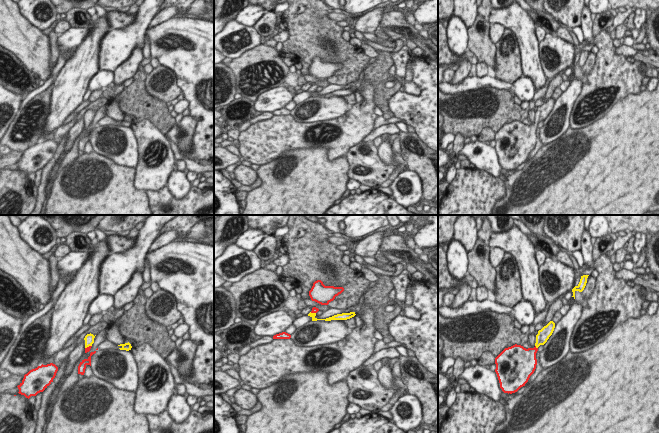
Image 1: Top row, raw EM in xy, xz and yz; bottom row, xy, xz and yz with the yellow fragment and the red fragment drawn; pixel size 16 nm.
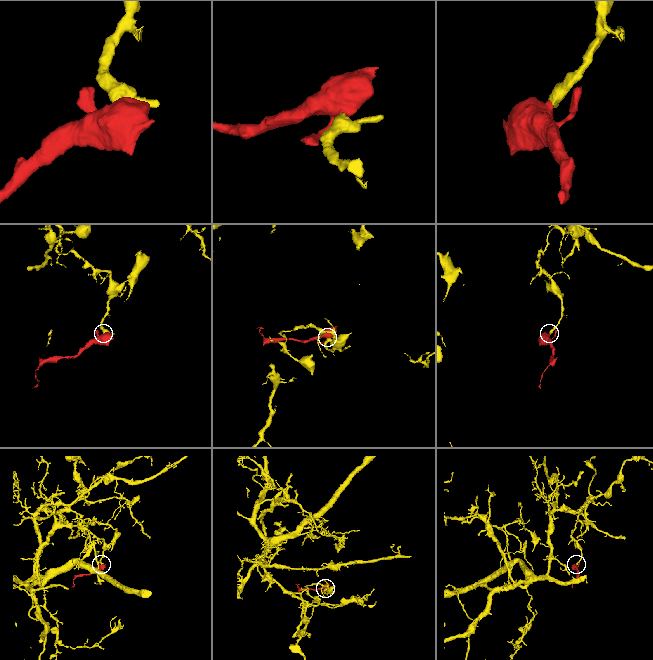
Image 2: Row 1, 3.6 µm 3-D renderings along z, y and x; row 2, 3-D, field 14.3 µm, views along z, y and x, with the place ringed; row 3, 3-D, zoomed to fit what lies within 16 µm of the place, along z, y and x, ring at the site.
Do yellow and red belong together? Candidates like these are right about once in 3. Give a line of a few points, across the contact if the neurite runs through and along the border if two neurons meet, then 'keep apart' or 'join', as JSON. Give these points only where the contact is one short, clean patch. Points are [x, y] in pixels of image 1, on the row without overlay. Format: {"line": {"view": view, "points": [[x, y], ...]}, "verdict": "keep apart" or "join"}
{"line": {"view": "yz", "points": [[543, 111], [536, 123], [525, 134]]}, "verdict": "join"}

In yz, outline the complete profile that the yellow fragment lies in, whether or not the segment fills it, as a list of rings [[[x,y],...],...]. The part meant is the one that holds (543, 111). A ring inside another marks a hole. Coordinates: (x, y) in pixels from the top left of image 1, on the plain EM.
[[[550,97],[538,107],[534,124],[524,124],[521,121],[513,121],[505,124],[496,134],[495,148],[500,164],[504,169],[515,169],[525,162],[537,141],[536,129],[540,121],[544,121],[552,111],[555,99]]]

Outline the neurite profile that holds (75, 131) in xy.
[[[82,116],[77,123],[69,130],[69,139],[64,150],[64,154],[61,155],[60,159],[66,155],[66,153],[72,148],[75,139],[85,129],[85,116]]]

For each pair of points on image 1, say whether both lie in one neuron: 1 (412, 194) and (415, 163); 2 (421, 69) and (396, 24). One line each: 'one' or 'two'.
1: two
2: two

